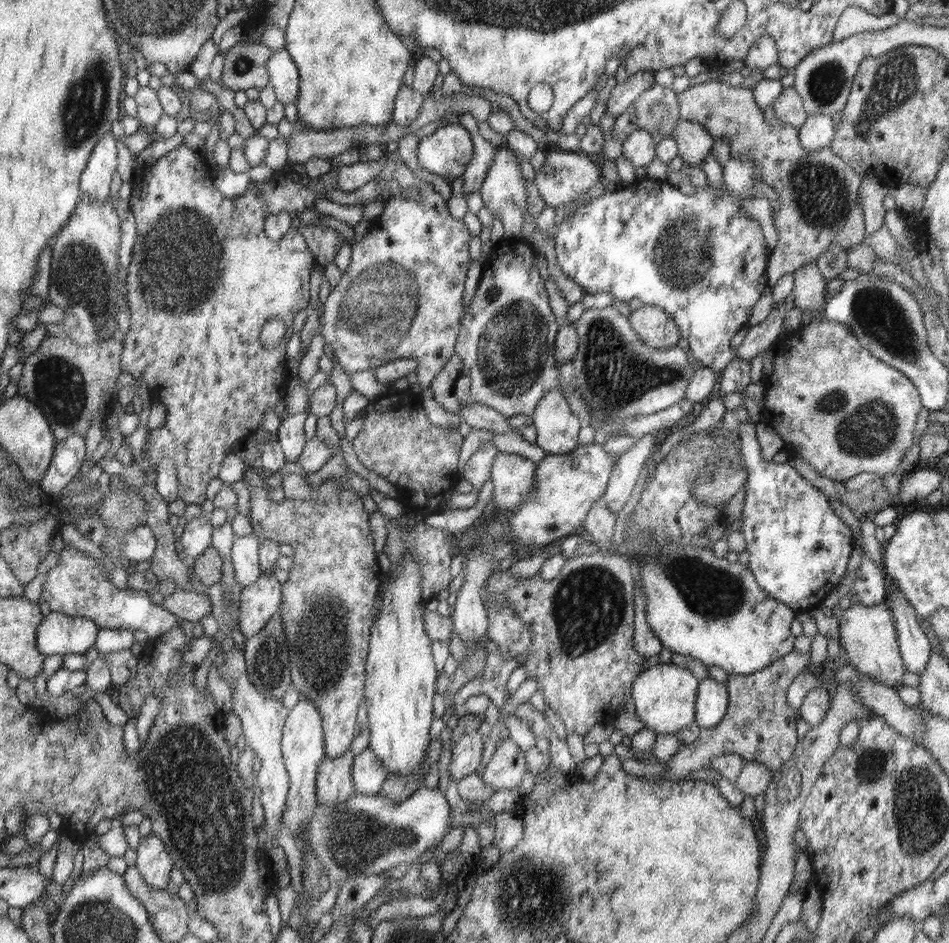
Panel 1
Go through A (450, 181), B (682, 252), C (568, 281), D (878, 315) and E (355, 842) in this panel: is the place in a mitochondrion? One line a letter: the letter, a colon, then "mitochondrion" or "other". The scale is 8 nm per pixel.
A: other
B: mitochondrion
C: other
D: mitochondrion
E: mitochondrion

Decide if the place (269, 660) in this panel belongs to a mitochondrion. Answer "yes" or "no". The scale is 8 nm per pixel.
yes

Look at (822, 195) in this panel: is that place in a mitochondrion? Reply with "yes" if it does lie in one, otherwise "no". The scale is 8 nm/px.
yes

